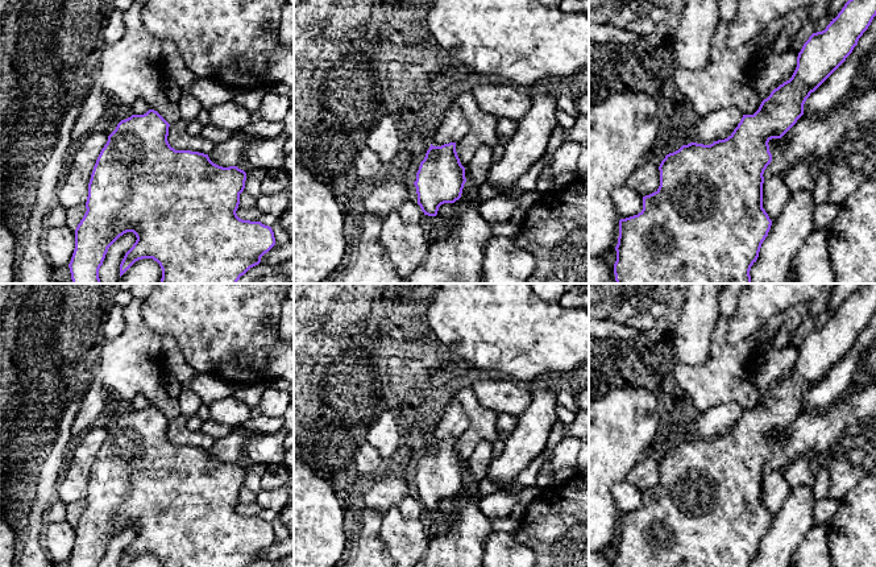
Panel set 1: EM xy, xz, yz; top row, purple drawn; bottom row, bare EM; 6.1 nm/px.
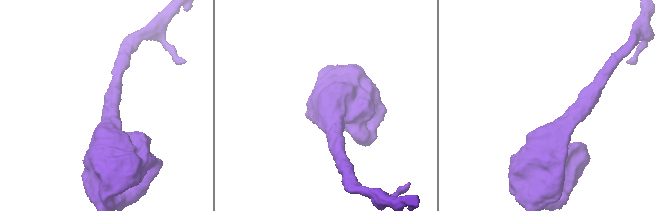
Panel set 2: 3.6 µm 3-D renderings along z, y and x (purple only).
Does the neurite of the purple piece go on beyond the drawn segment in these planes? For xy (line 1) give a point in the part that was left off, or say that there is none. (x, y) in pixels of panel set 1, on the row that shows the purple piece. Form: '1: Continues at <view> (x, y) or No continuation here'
1: No continuation here

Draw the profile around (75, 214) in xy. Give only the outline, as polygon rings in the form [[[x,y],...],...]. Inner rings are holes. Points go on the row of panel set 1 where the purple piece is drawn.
[[[78,204],[67,210],[67,223],[66,227],[68,227],[71,231],[75,232],[78,224],[83,219],[87,208],[86,204]]]

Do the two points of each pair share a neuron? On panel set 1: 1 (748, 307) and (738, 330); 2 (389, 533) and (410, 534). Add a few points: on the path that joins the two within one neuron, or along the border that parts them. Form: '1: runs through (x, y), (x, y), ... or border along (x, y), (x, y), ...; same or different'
1: runs through (748, 313), (748, 318), (743, 325); same
2: runs through (394, 533), (405, 534); same

